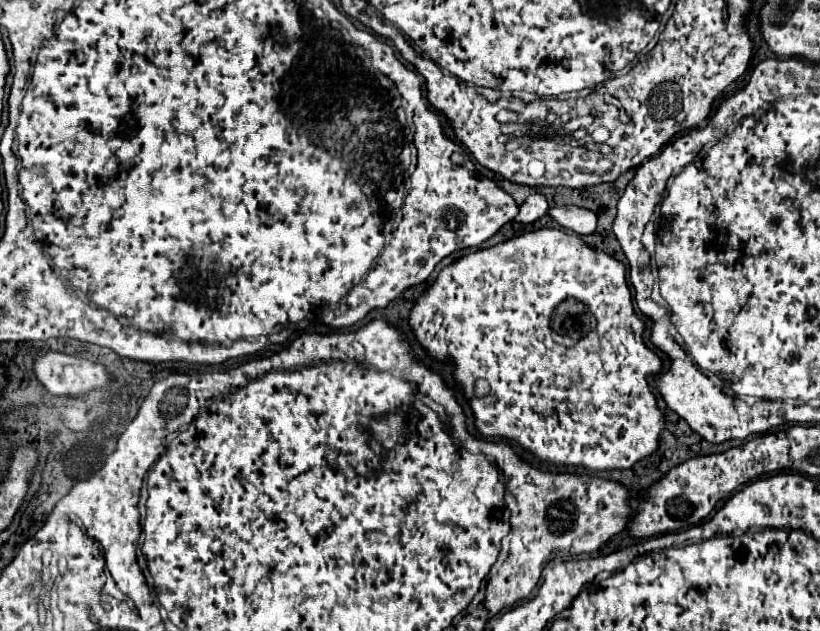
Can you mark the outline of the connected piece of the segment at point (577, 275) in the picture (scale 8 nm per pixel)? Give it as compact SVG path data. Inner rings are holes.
M538 229L534 233L524 233L524 235L514 237L510 241L498 243L490 249L478 249L466 255L466 257L454 261L452 265L442 269L442 273L438 275L434 285L416 301L416 305L410 313L410 325L412 325L412 331L418 337L420 345L428 351L430 357L446 359L450 355L454 359L454 363L456 363L454 379L464 389L464 397L468 399L468 403L474 411L476 427L484 437L512 439L512 441L520 443L526 451L532 451L542 461L548 461L548 463L554 463L554 465L564 465L564 467L584 467L584 469L594 469L594 471L600 471L600 469L630 469L636 461L640 461L646 455L650 455L652 451L656 451L658 435L662 433L664 419L662 419L662 413L656 405L656 397L652 395L652 389L648 385L648 377L660 373L662 361L642 341L644 323L634 313L630 289L628 289L628 283L626 283L624 265L620 261L616 261L614 257L610 257L608 253L592 249L574 233L564 233L560 229ZM568 297L574 297L574 299L586 303L596 317L596 339L598 339L598 343L590 349L584 349L580 345L578 347L564 347L564 345L556 343L554 339L550 339L550 333L552 333L550 315L558 307L558 303L562 303ZM482 381L486 383L484 385L486 389L478 389L478 383L482 383Z

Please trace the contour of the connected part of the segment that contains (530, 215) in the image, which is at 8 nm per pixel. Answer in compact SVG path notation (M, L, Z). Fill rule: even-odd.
M530 195L522 205L520 205L520 211L518 215L514 217L514 221L518 223L534 223L536 219L540 219L542 215L546 215L548 211L548 203L546 203L546 197L544 195Z

